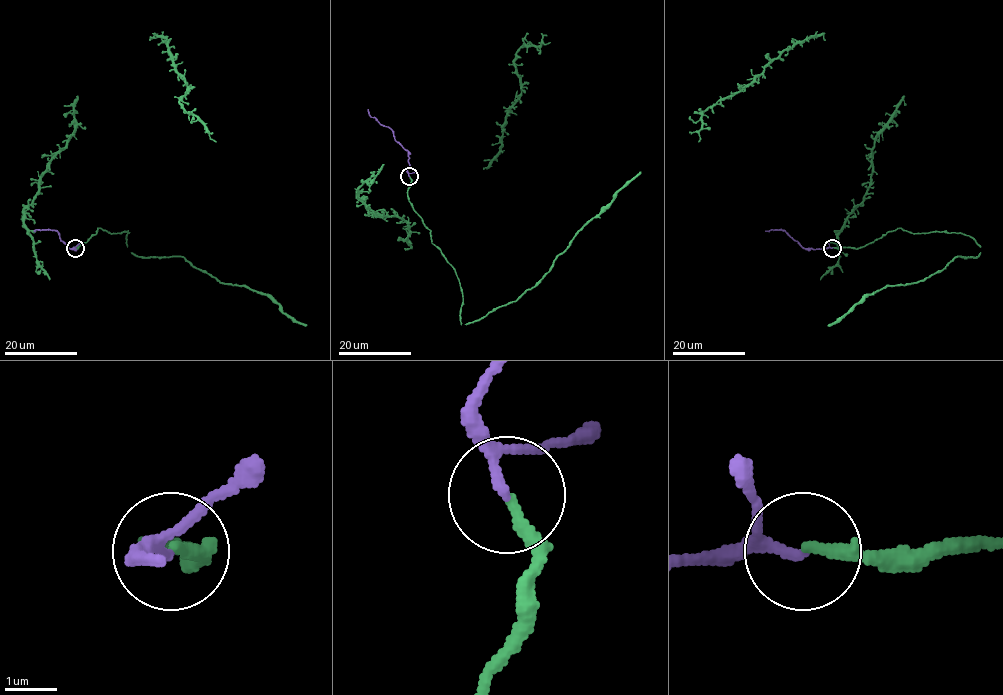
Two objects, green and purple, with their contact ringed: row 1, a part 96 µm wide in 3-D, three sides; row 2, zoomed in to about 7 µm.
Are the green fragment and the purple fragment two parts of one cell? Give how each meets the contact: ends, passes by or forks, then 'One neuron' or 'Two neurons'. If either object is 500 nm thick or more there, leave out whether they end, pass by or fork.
At the ring green ends. At the ring purple passes by. One neuron

